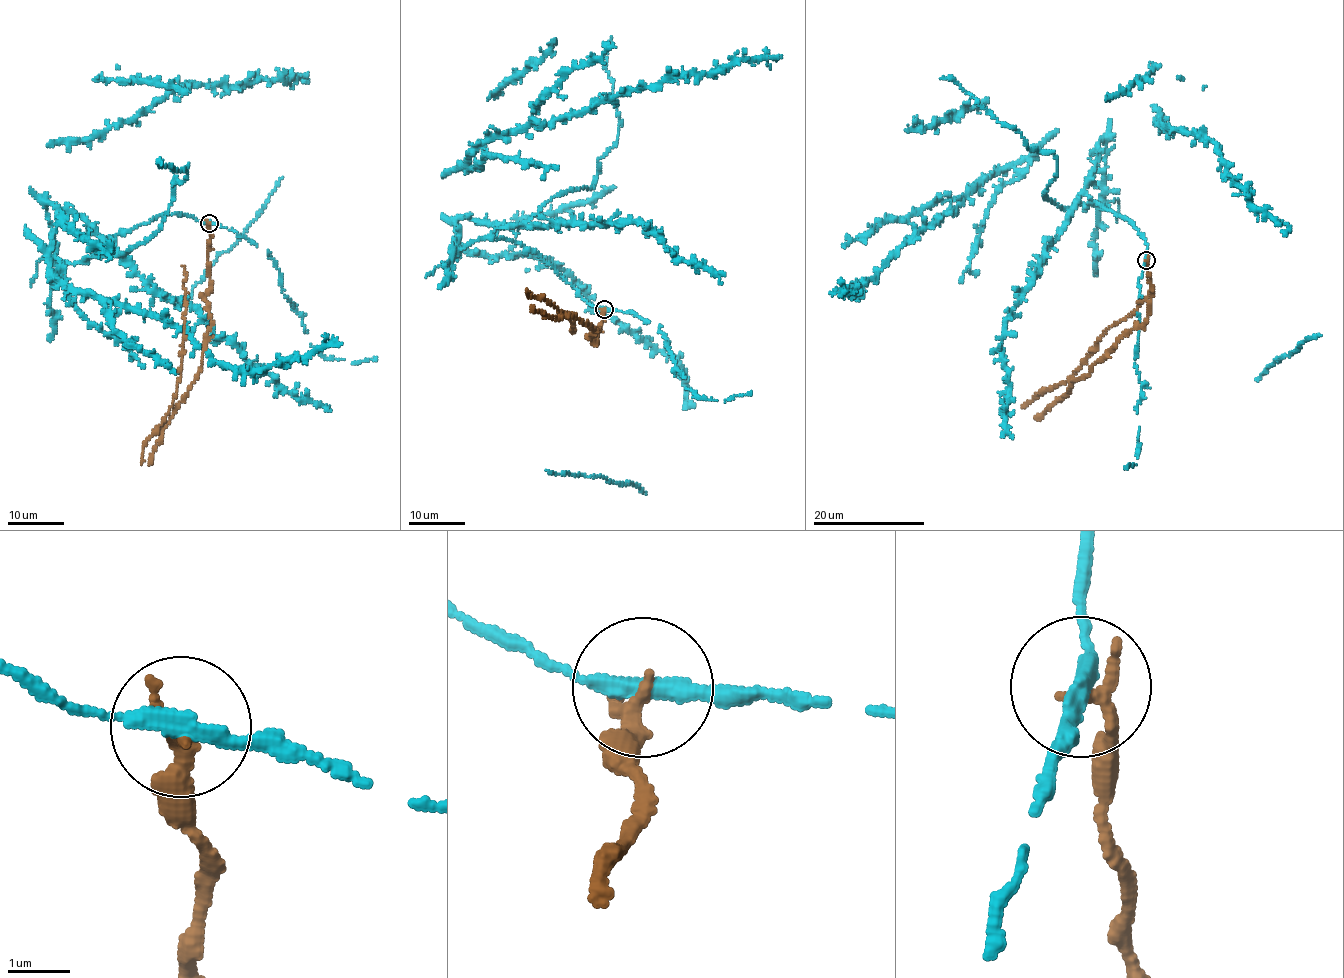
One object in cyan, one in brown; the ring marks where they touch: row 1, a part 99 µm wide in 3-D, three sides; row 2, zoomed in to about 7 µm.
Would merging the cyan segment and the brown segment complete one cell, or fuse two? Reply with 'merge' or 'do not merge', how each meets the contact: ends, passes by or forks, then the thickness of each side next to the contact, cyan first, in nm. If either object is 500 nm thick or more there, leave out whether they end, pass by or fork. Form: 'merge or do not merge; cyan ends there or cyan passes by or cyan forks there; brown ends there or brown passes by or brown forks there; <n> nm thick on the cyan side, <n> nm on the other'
do not merge; cyan passes by; brown ends there; 280 nm thick on the cyan side, 280 nm on the other

